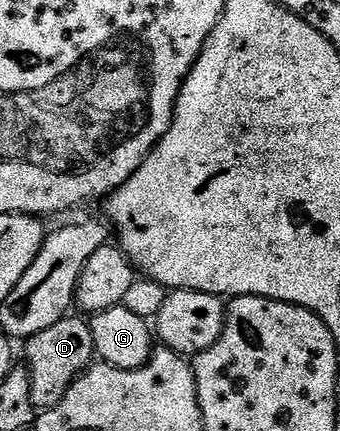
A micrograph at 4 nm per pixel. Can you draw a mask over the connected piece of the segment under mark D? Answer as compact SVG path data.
M66 316L24 343L25 358L31 380L31 400L38 411L50 410L67 392L78 376L89 369L95 358L89 322L84 317Z

